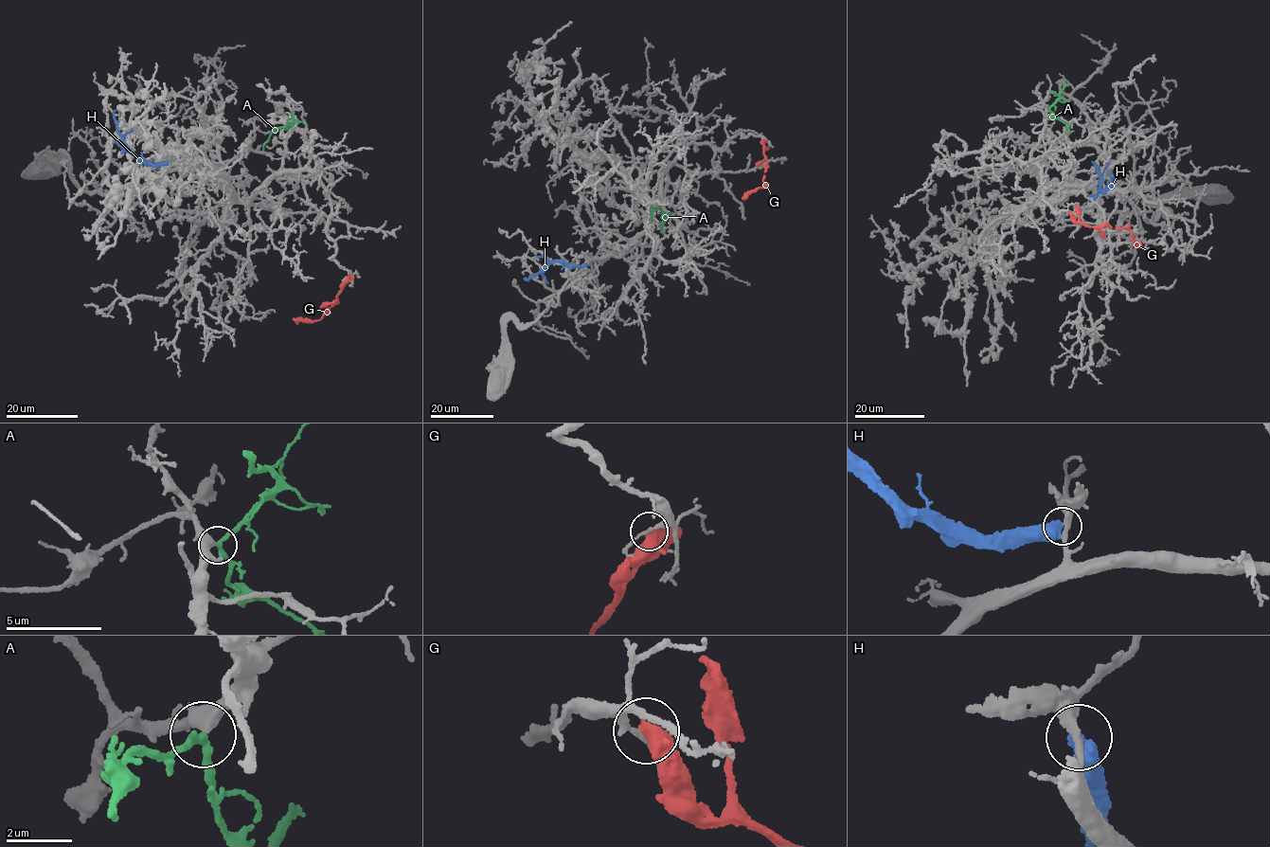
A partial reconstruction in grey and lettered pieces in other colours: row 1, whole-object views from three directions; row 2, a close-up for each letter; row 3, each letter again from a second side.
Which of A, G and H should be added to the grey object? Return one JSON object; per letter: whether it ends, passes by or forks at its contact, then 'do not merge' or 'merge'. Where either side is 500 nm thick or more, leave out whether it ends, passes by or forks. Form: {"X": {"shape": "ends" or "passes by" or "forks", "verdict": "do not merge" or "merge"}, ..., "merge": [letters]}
{"A": {"shape": "passes by", "verdict": "merge"}, "G": {"shape": "passes by", "verdict": "do not merge"}, "H": {"verdict": "do not merge"}, "merge": ["A"]}

